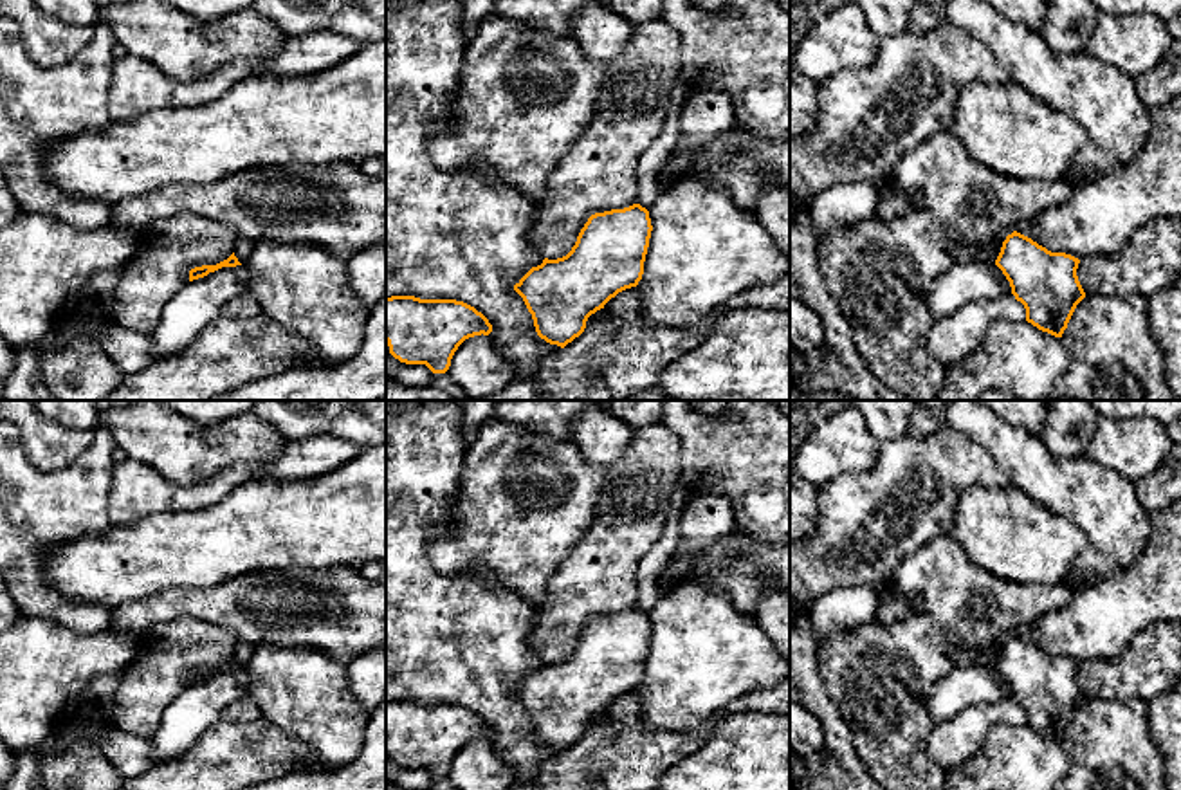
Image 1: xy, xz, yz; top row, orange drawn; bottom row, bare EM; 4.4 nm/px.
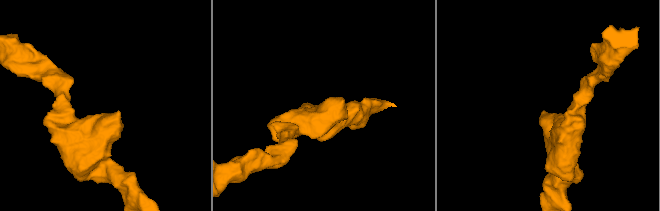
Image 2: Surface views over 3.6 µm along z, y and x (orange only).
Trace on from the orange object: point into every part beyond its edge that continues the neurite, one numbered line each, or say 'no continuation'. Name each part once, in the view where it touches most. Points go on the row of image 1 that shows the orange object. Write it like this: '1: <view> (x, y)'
no continuation

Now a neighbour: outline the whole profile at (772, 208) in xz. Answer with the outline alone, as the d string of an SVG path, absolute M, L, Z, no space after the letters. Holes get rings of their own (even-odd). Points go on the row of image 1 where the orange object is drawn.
M766 186L755 202L755 216L790 258L790 186Z

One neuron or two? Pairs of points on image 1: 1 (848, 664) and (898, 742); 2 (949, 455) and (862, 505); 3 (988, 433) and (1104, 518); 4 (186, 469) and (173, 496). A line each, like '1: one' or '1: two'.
1: one
2: one
3: one
4: two

